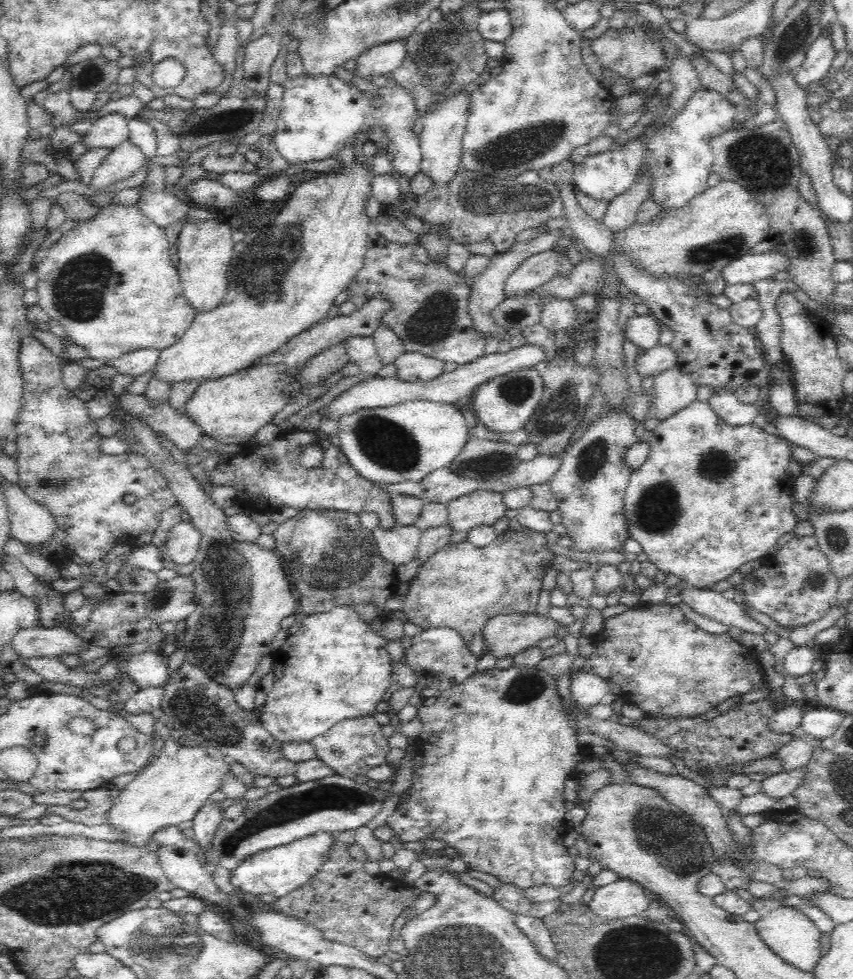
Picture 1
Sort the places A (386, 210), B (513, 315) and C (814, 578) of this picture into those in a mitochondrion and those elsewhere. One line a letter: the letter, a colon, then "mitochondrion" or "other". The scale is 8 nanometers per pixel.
A: other
B: mitochondrion
C: mitochondrion

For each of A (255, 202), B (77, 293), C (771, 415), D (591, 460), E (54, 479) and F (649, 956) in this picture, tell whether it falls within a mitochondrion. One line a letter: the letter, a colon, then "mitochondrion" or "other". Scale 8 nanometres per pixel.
A: other
B: mitochondrion
C: other
D: mitochondrion
E: mitochondrion
F: mitochondrion

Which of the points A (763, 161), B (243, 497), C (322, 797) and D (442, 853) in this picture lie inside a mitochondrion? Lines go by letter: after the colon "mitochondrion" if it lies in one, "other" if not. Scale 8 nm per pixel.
A: mitochondrion
B: other
C: mitochondrion
D: other

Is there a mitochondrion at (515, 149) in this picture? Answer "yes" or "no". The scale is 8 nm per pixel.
yes

